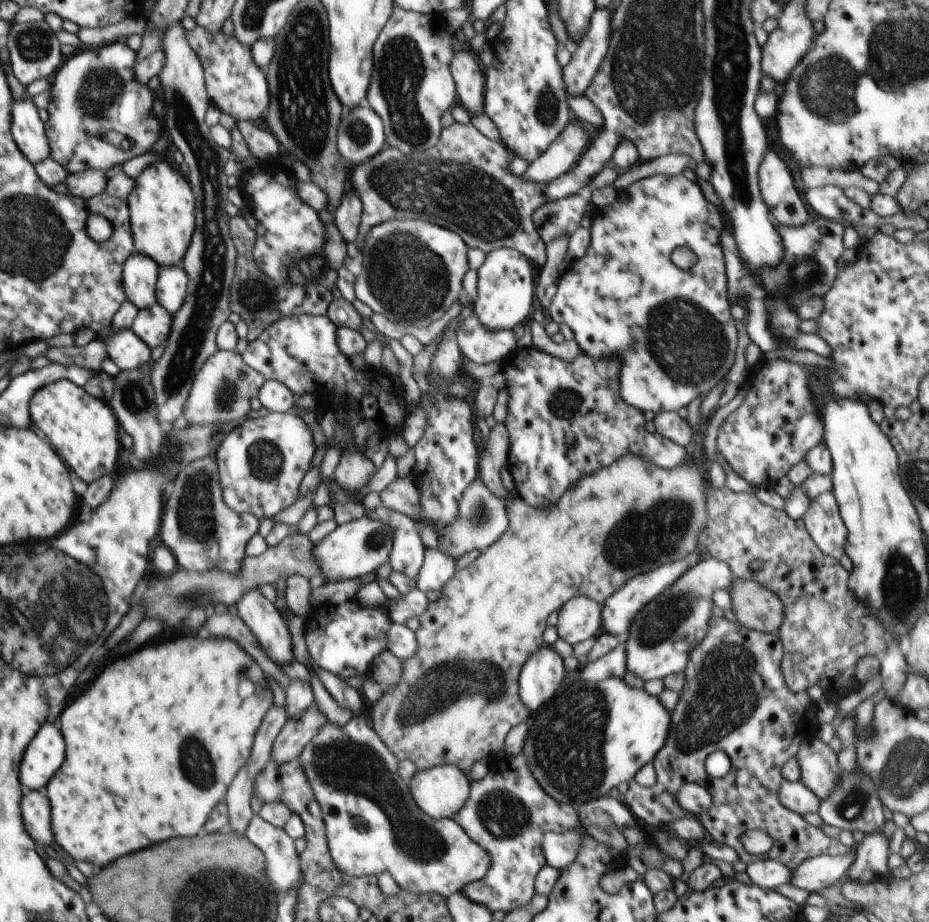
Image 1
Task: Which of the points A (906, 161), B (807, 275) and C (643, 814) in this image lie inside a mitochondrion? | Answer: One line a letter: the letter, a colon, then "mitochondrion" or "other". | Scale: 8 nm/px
A: other
B: mitochondrion
C: other

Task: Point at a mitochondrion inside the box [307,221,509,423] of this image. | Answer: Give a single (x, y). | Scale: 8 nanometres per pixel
(410, 282)

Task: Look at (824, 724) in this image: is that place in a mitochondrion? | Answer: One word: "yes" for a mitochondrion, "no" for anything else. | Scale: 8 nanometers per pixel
no

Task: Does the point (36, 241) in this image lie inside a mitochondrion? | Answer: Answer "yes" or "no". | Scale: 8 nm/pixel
yes

